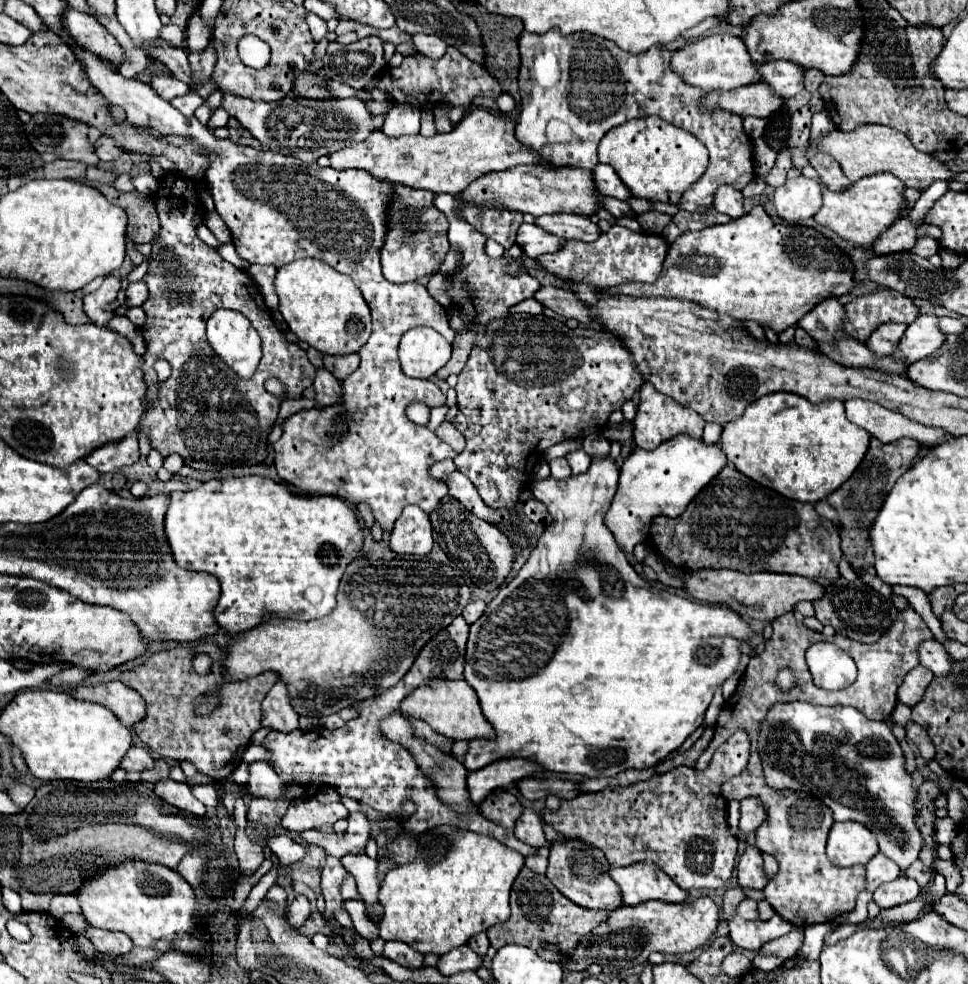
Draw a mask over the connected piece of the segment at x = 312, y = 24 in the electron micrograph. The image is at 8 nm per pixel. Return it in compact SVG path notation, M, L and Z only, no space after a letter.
M307 12L307 14L305 14L305 20L307 20L309 30L311 30L311 34L313 34L313 38L315 38L317 42L327 36L327 26L325 26L325 20L323 20L323 18L319 18L319 16L313 14L313 12Z

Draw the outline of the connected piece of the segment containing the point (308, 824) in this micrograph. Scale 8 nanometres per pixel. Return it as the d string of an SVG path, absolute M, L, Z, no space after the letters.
M315 798L293 800L287 814L281 820L281 826L291 832L303 832L307 828L319 828L323 824L335 824L341 818L347 818L349 812L343 804L319 804Z

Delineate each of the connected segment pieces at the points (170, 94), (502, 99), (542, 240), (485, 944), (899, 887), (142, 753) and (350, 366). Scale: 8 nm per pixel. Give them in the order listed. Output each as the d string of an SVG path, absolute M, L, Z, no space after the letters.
M159 76L159 78L153 78L151 82L151 88L165 100L171 100L175 96L183 96L189 92L189 86L185 82L179 82L177 78L171 78L171 76Z
M501 94L499 98L495 98L495 102L497 102L497 106L503 114L513 114L515 112L515 100L509 94Z
M523 222L517 230L517 244L521 246L523 254L531 260L539 258L541 254L547 254L547 252L555 252L559 250L559 246L563 246L565 240L561 240L559 236L555 234L547 234L545 230L541 230L539 226L535 224L527 224Z
M485 932L473 936L467 944L471 946L471 950L475 950L475 954L479 954L481 958L485 958L485 954L487 954L487 950L489 950L489 938L487 938Z
M899 876L897 880L887 882L875 890L875 902L881 908L905 904L905 902L915 900L917 896L919 896L919 884L911 878L905 878L905 876Z
M131 746L131 748L127 750L127 754L123 756L119 768L123 768L125 772L131 772L131 770L143 772L143 770L153 768L153 758L151 758L151 754L147 752L147 748L143 748L143 746Z
M347 354L347 356L323 356L323 366L337 378L345 380L349 374L353 374L359 366L359 354Z

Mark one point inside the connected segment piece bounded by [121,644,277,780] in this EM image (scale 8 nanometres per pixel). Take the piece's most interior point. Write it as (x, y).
(215, 744)

